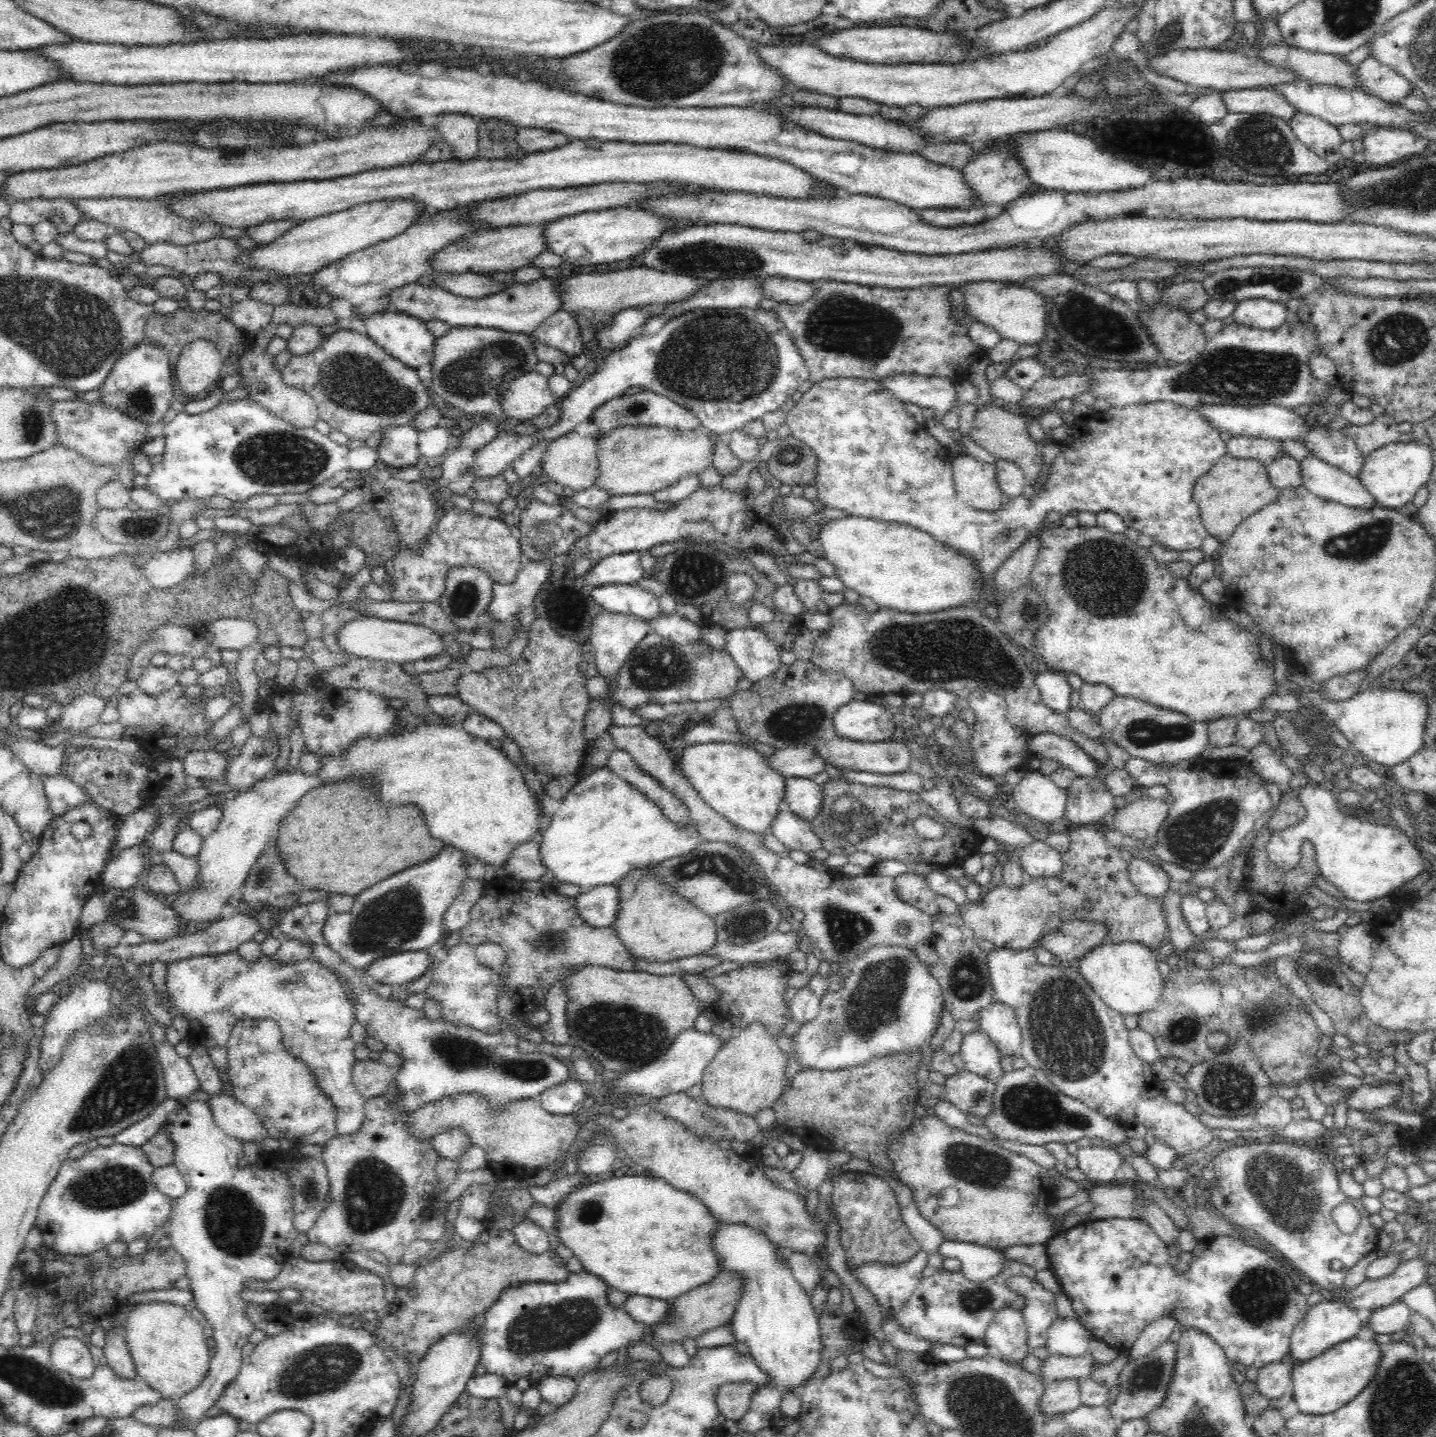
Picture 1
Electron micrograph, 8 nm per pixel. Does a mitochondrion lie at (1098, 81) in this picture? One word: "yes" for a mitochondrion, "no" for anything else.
yes

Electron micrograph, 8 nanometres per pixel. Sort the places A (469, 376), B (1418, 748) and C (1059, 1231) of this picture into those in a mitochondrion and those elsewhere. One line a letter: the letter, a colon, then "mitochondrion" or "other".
A: mitochondrion
B: other
C: other

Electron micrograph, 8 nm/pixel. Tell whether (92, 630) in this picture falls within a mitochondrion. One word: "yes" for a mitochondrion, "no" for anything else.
yes

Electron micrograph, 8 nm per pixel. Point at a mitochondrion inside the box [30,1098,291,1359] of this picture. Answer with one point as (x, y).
(234, 1223)

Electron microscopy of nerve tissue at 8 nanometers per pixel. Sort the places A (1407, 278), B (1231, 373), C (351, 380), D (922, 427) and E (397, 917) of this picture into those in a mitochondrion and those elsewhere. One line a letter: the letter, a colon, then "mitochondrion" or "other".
A: other
B: mitochondrion
C: mitochondrion
D: other
E: mitochondrion

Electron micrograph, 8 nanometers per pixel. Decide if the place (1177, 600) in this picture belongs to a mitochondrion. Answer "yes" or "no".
no

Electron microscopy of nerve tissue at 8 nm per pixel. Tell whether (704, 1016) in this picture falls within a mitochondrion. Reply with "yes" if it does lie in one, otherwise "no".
no

